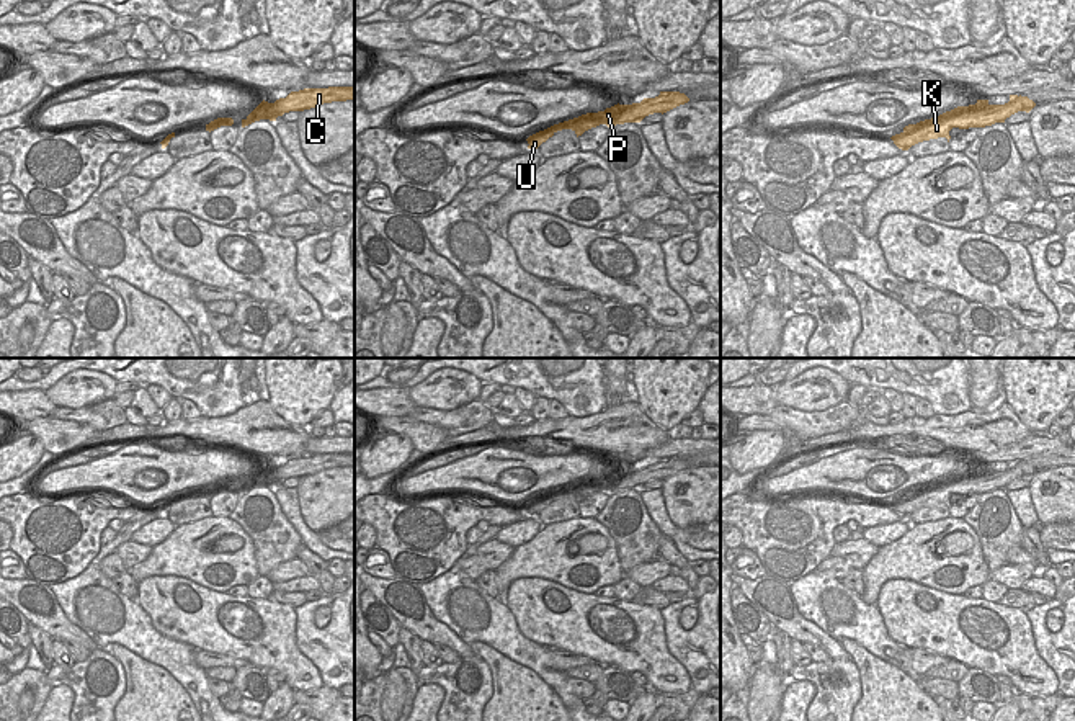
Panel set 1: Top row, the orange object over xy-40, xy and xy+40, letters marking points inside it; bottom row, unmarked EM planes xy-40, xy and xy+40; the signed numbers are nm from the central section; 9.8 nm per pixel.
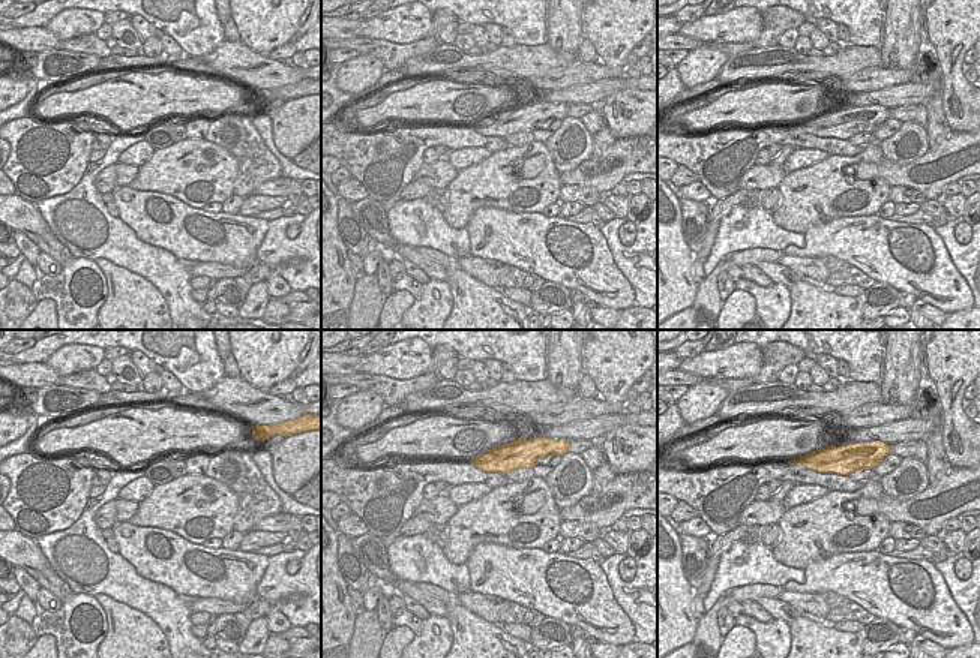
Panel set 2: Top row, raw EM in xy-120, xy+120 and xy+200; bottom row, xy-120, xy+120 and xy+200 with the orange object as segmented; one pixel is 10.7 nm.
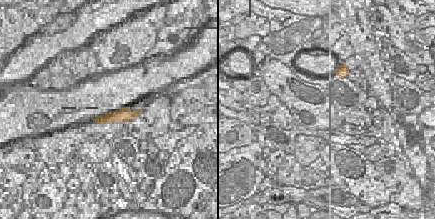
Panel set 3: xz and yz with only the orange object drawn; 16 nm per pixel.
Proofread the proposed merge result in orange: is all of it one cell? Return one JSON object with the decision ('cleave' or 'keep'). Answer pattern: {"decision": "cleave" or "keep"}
{"decision": "keep"}

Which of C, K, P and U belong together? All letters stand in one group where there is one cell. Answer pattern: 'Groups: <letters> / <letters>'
Groups: C K P U

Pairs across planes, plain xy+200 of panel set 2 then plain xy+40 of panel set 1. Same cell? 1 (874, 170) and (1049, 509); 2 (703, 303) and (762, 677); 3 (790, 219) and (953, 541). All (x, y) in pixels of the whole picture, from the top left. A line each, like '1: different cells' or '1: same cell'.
1: different cells
2: same cell
3: different cells

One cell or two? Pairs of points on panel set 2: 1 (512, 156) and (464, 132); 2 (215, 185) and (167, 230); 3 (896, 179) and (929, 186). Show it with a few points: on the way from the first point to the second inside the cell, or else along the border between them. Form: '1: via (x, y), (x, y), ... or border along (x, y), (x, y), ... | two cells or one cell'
1: border along (511, 146), (493, 153) | two cells
2: border along (159, 192), (170, 194), (189, 206), (201, 209) | two cells
3: via (904, 177), (919, 177), (922, 180) | one cell

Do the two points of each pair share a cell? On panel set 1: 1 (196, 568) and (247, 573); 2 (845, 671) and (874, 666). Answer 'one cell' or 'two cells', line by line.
1: one cell
2: two cells

